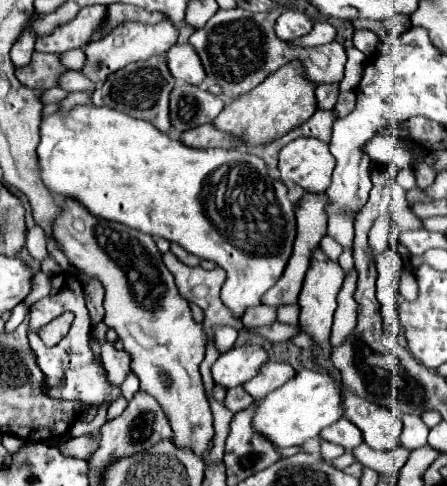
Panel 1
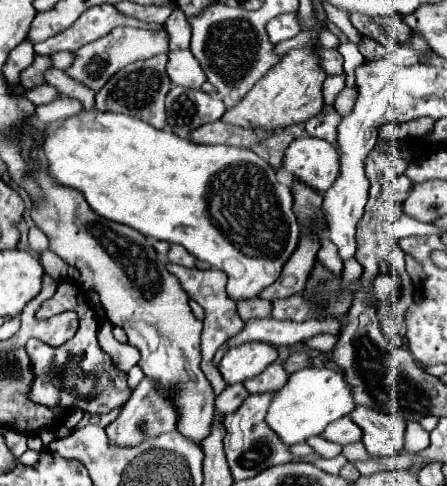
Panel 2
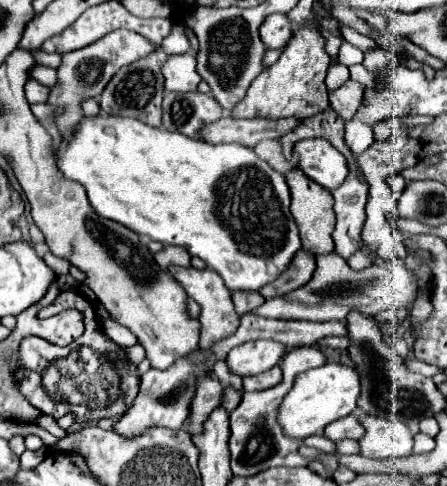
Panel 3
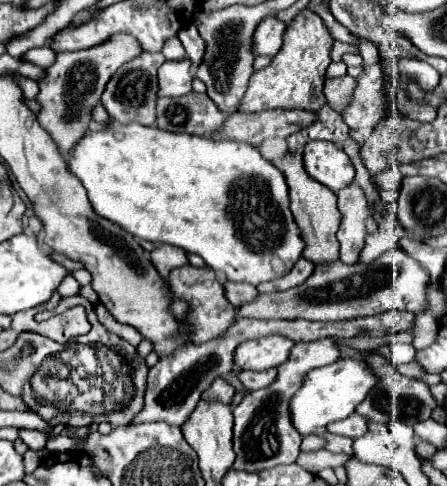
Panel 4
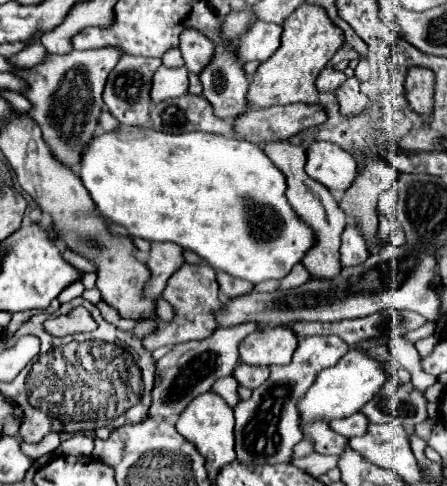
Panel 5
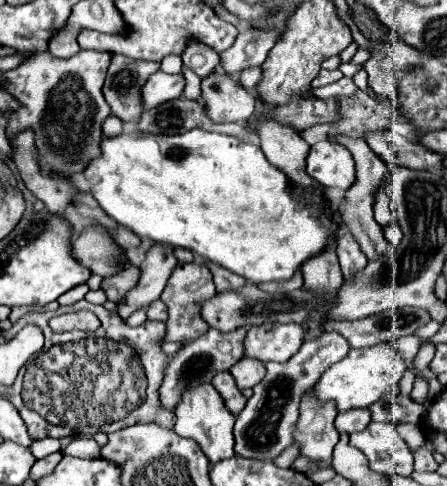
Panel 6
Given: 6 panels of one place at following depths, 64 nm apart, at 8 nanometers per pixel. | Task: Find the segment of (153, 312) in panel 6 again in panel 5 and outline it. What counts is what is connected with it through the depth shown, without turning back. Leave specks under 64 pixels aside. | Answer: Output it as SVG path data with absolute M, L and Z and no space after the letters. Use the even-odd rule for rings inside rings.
M162 298L156 300L155 312L158 318L164 322L170 322L174 316L174 309L166 300Z

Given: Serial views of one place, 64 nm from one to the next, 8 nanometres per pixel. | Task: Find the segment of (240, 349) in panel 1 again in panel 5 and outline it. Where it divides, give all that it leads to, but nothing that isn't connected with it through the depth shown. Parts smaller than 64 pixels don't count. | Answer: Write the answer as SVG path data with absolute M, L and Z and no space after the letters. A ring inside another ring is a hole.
M264 326L242 340L240 360L254 366L288 364L296 346L298 336L290 326Z

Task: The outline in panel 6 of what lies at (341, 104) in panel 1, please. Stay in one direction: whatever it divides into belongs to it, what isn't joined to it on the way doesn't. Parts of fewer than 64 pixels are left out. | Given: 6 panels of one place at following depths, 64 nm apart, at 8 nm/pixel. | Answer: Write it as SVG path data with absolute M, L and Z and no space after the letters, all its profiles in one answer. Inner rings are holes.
M320 70L318 78L312 80L312 88L332 84L332 82L336 82L336 80L340 80L340 78L342 78L342 72L340 72L340 70L332 70L332 72L330 72L330 70Z

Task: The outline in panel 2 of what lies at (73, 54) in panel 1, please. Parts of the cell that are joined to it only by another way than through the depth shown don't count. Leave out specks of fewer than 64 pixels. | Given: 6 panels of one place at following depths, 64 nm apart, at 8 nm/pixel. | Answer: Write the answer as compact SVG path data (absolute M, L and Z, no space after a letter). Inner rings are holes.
M58 52L58 54L52 54L50 60L52 60L52 66L54 66L54 68L64 70L64 68L68 68L68 66L72 64L72 52Z

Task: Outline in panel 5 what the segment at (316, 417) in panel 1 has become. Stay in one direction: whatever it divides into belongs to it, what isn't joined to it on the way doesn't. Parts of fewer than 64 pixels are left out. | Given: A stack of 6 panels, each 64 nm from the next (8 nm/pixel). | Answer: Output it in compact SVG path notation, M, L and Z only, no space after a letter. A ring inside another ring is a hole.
M350 350L344 358L340 358L338 364L320 372L320 376L316 378L312 388L298 402L300 418L302 418L302 422L346 418L346 416L358 412L368 400L372 400L376 396L376 392L380 392L380 388L388 380L390 380L390 372L386 370L386 366L382 362L378 362L368 352Z

